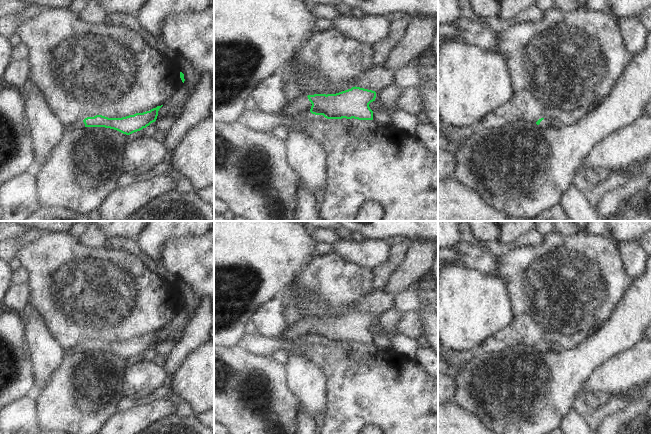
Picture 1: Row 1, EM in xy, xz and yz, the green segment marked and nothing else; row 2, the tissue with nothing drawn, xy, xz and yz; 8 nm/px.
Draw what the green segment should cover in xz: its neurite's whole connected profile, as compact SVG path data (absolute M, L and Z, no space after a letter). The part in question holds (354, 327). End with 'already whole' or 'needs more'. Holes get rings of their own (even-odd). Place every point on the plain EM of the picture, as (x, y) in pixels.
M355 310L336 318L314 318L299 322L288 336L290 338L306 338L311 336L315 339L323 339L327 343L354 342L358 344L373 344L373 335L370 333L369 328L375 325L375 322L375 315Z | needs more

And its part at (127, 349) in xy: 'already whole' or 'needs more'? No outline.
needs more

